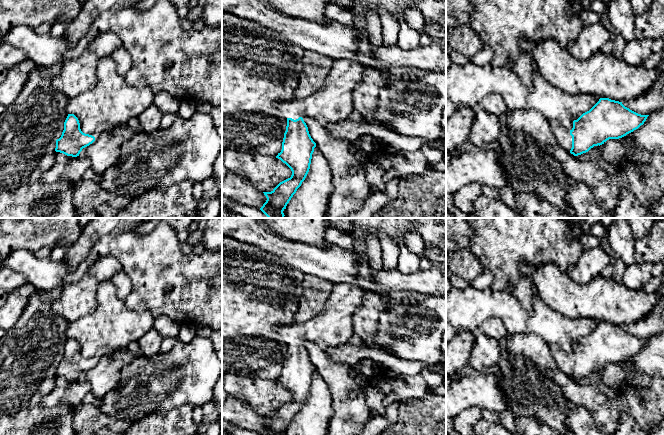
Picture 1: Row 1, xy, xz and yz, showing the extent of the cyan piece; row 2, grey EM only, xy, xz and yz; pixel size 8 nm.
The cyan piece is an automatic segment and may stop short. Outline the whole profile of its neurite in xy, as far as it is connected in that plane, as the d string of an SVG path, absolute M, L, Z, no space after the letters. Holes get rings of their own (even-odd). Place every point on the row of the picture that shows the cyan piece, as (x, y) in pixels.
M68 114L62 135L56 140L55 151L67 156L77 157L83 148L94 141L94 136L81 131L78 118L74 114Z

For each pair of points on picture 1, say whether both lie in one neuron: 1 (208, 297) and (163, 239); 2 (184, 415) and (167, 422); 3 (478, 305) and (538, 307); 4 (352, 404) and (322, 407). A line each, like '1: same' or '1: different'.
1: same
2: same
3: same
4: different

